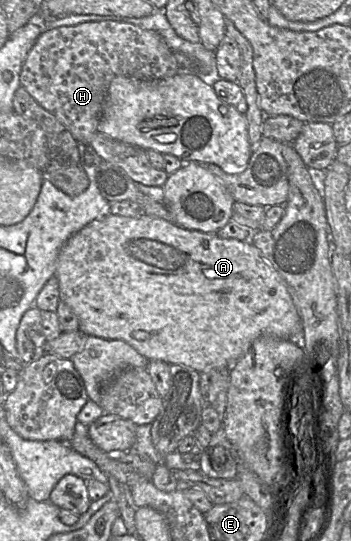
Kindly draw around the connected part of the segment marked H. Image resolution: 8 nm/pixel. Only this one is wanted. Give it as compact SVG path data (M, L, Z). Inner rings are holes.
M117 21L60 26L40 34L20 73L20 84L52 113L78 143L89 144L97 133L111 81L117 76L141 80L168 78L180 72L169 46L152 30Z

